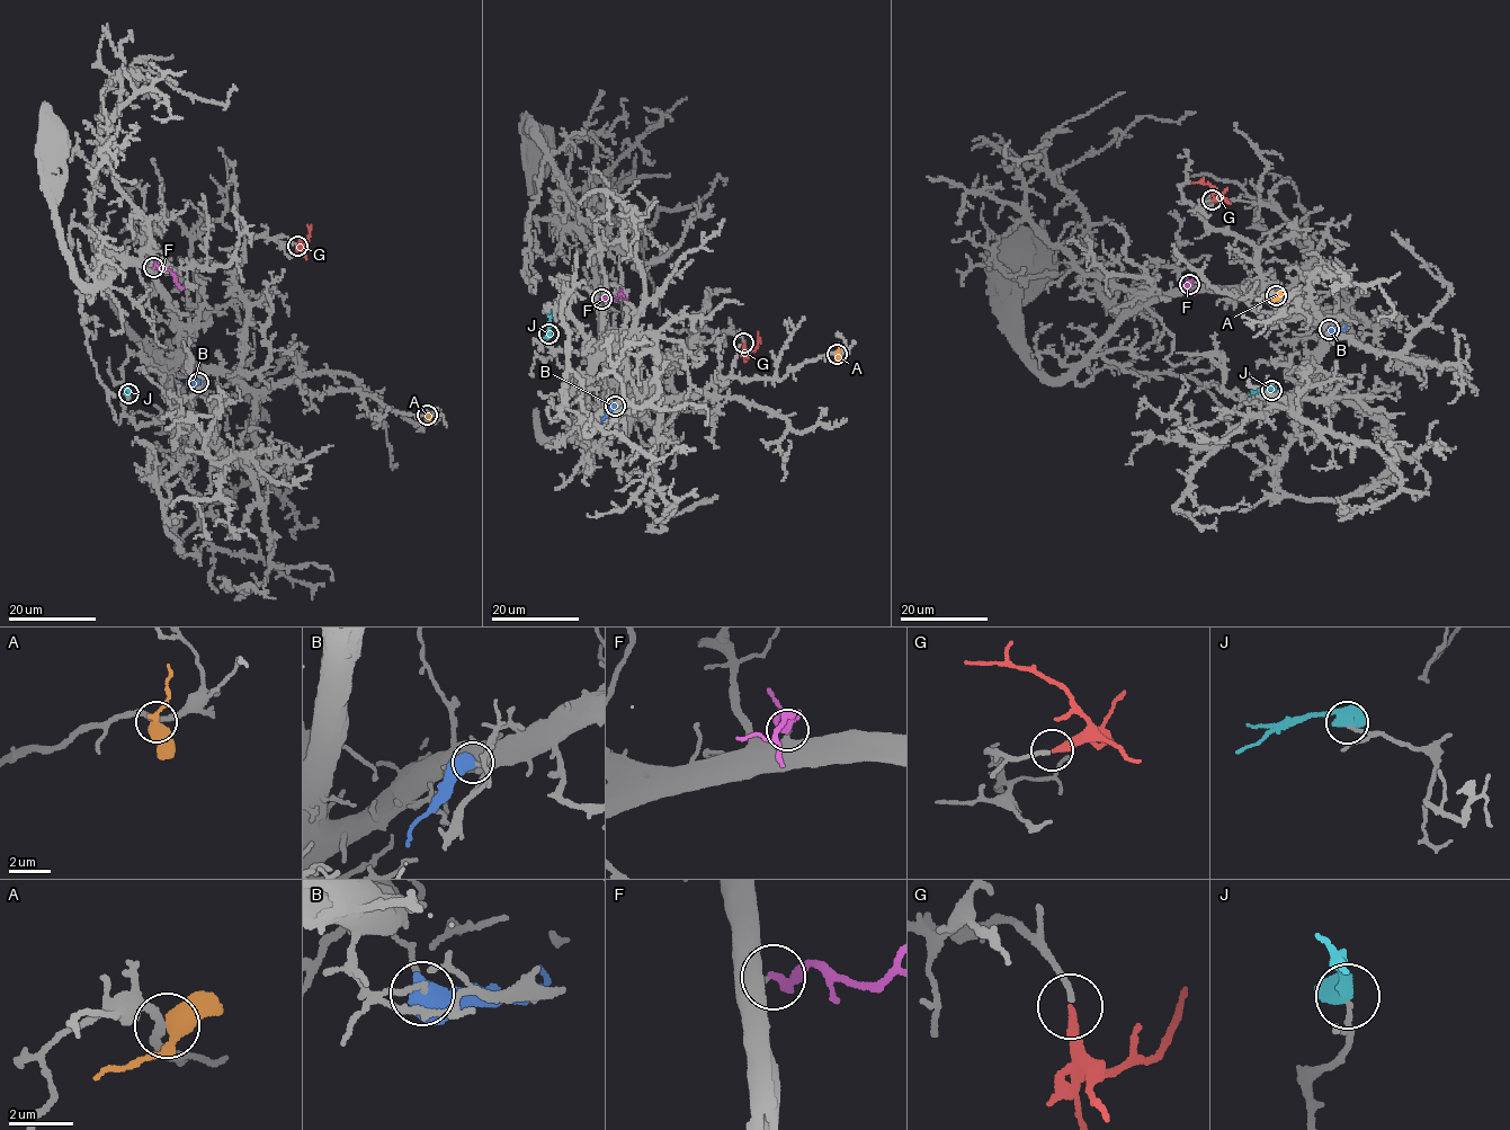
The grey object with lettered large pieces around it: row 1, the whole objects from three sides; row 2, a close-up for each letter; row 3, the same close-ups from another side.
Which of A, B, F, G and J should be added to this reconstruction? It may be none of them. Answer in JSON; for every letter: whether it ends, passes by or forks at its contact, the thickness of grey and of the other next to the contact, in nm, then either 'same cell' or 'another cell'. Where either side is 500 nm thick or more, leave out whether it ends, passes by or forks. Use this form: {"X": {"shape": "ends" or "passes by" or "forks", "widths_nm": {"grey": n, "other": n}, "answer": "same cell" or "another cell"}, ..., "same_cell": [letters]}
{"A": {"shape": "passes by", "widths_nm": {"grey": 240, "other": 440}, "answer": "another cell"}, "B": {"widths_nm": {"grey": 150, "other": 750}, "answer": "another cell"}, "F": {"shape": "passes by", "widths_nm": {"grey": 240, "other": 200}, "answer": "same cell"}, "G": {"shape": "ends", "widths_nm": {"grey": 170, "other": 280}, "answer": "same cell"}, "J": {"shape": "passes by", "widths_nm": {"grey": 120, "other": 360}, "answer": "another cell"}, "same_cell": ["F", "G"]}

